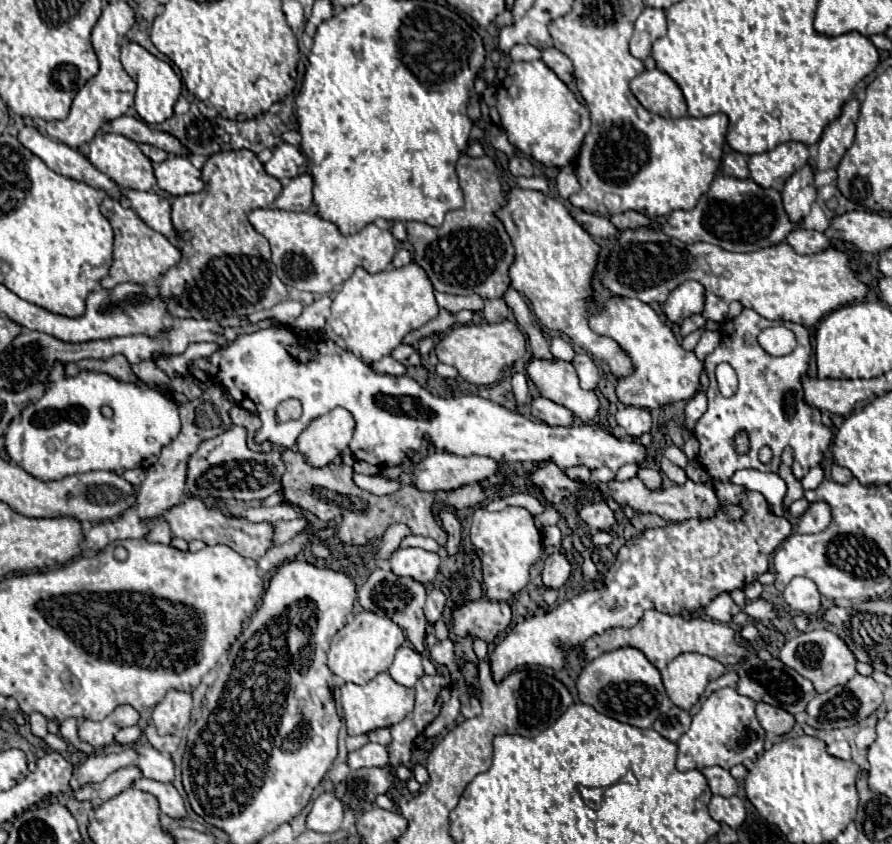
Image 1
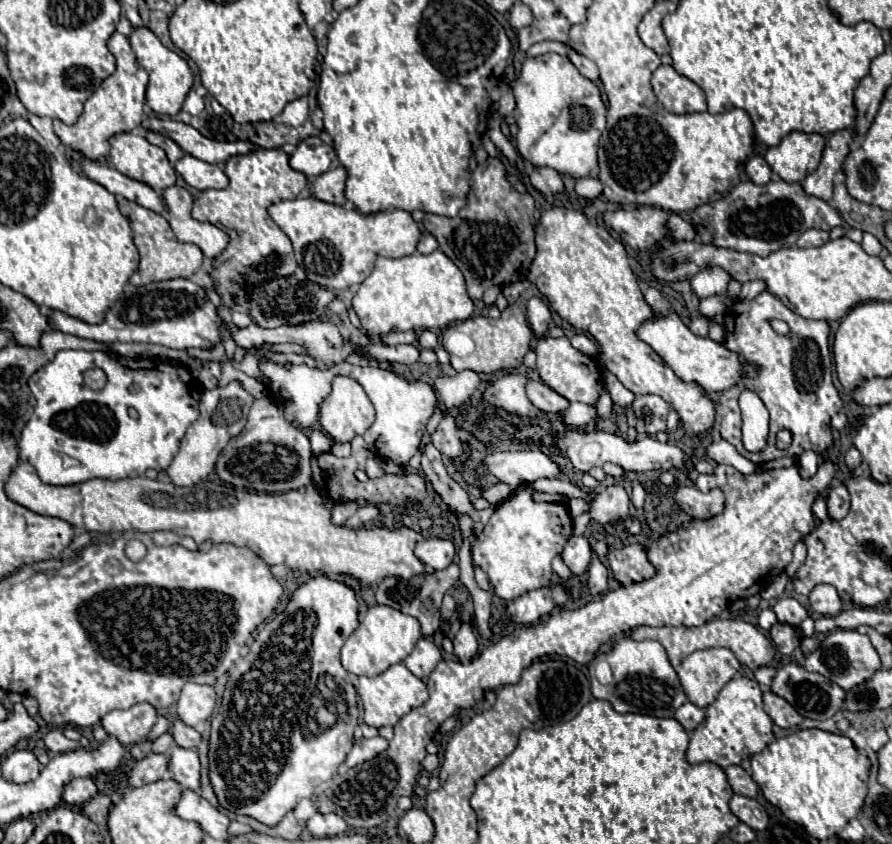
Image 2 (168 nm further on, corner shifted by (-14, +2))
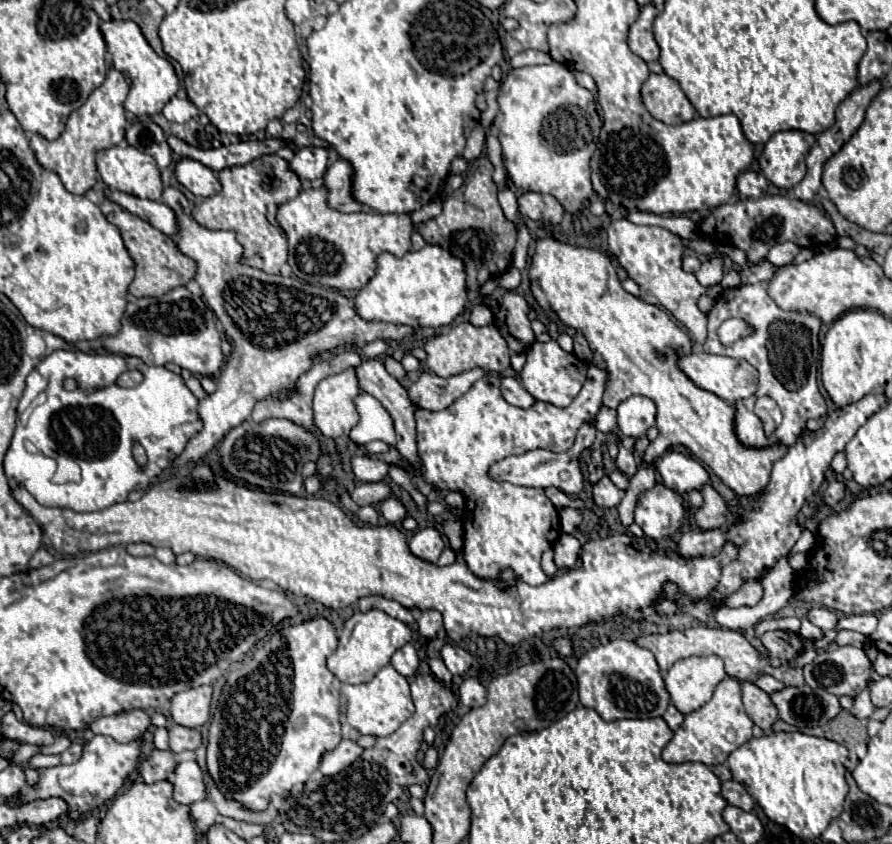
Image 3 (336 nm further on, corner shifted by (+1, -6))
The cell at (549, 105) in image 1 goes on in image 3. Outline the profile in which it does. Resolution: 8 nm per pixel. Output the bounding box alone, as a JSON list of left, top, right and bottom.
[495,62,603,212]

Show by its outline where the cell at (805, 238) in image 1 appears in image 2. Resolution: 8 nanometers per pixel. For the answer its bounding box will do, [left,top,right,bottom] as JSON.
[796,230,830,248]

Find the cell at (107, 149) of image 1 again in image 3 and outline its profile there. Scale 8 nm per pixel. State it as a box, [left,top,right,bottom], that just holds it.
[97,146,163,200]

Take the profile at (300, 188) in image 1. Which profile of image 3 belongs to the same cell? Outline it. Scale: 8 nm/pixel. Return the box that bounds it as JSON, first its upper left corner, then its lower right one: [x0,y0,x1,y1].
[325,158,365,212]

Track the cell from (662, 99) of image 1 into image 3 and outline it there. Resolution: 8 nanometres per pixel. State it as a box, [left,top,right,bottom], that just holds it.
[641,74,697,124]

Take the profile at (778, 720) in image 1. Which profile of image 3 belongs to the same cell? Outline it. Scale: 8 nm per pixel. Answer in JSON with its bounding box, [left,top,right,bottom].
[741,682,779,732]

